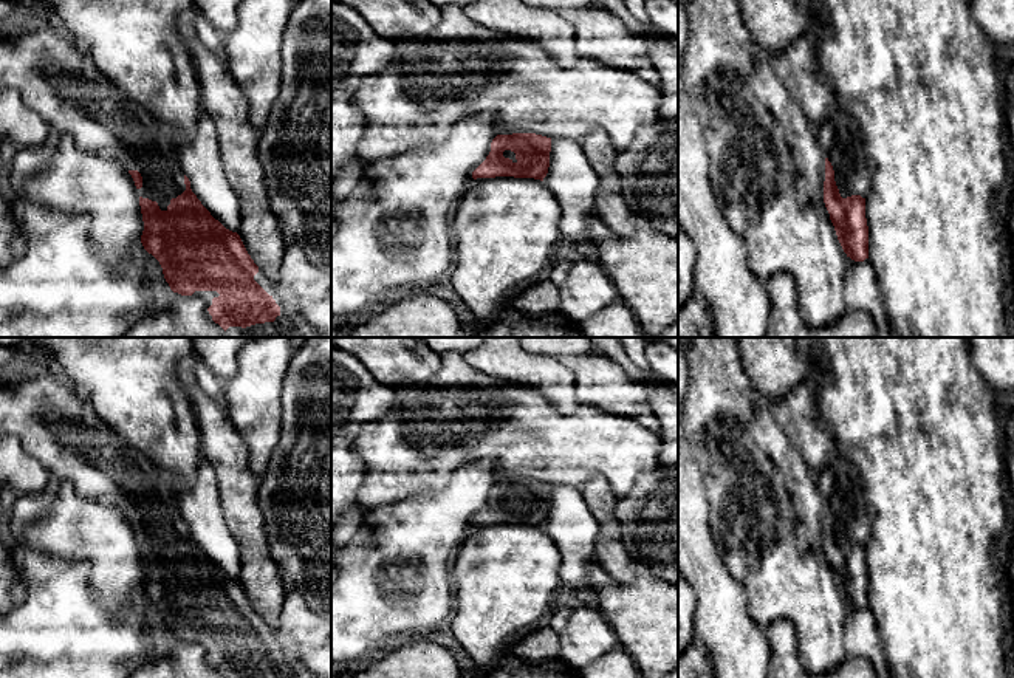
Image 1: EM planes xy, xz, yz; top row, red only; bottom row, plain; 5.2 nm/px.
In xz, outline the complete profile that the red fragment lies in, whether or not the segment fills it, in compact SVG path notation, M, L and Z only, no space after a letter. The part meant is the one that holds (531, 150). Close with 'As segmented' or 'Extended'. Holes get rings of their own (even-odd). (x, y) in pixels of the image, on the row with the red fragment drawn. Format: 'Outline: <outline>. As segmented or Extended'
Outline: M536 133L497 135L472 178L534 178L543 181L550 167L551 138Z. Extended

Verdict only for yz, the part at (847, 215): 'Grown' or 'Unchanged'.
Grown

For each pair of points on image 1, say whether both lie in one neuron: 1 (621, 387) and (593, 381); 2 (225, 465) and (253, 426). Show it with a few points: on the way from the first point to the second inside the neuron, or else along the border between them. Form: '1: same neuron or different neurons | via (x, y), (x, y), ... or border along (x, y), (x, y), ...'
1: same neuron | via (615, 387), (599, 383)
2: different neurons | border along (225, 412), (246, 446), (248, 466), (253, 474)

